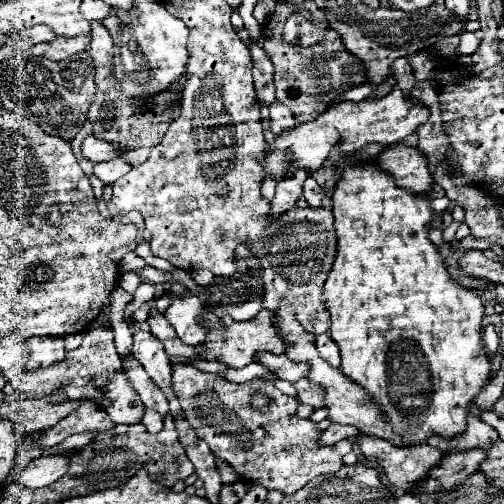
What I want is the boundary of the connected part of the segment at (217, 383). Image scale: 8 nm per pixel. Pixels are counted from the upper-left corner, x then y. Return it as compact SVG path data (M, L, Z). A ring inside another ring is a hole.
M172 365L172 381L176 397L184 409L184 417L204 439L214 457L224 459L250 483L266 489L292 495L310 479L326 473L336 473L342 467L342 457L334 447L320 447L316 423L296 415L298 401L280 393L272 381L254 379L250 383L228 383L216 373L198 371L192 365ZM260 391L268 395L268 411L252 409L252 395Z

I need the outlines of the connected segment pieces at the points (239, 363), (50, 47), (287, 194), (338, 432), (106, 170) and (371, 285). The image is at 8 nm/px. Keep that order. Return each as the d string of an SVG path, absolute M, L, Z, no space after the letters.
M262 309L260 313L256 313L252 319L248 321L234 321L232 317L224 315L220 317L220 323L226 327L226 333L220 333L216 329L212 329L208 333L208 339L202 343L202 345L196 345L194 351L196 355L200 355L200 359L206 359L206 361L220 361L228 367L246 367L248 363L252 363L254 355L256 353L262 353L262 351L268 351L268 353L274 353L274 355L280 355L284 353L286 345L282 343L282 339L278 337L276 333L276 327L272 323L272 313L268 313L266 309Z
M80 35L80 37L56 37L48 43L38 43L32 47L32 55L46 57L52 61L62 61L70 55L76 55L80 51L86 51L90 47L90 35Z
M296 171L294 177L280 179L276 185L276 195L270 201L270 219L278 219L292 207L296 207L296 201L302 197L302 185L308 177L308 171Z
M332 423L326 431L322 431L322 435L320 435L320 443L324 443L324 445L334 445L336 441L340 441L340 439L354 439L358 435L358 431L354 429L354 427L344 427L344 425L336 425L336 423Z
M112 159L106 163L98 163L92 167L92 175L96 175L100 181L104 183L114 183L116 179L120 179L122 175L126 175L132 167L120 159Z
M332 153L330 157L332 163L342 163L344 165L344 173L342 179L338 181L336 189L334 189L334 227L336 227L336 235L338 235L338 255L334 261L334 267L324 283L324 305L328 307L330 315L332 315L332 327L330 327L330 337L336 341L336 345L340 347L340 355L342 355L342 365L340 371L354 383L358 383L368 395L370 399L378 405L378 409L384 413L386 421L394 427L394 431L402 437L402 443L398 447L410 447L410 445L418 445L426 439L430 439L432 435L440 435L444 439L454 439L456 435L462 435L466 431L466 417L470 415L470 405L474 403L474 397L482 391L482 387L490 381L490 357L484 351L484 343L482 343L482 317L484 317L484 307L480 297L474 291L466 291L464 287L456 285L452 281L452 277L448 275L444 261L436 249L436 245L428 239L428 221L432 217L432 207L430 207L430 199L418 199L416 195L412 195L406 189L398 189L396 183L390 179L388 173L384 173L382 169L374 167L372 163L362 163L362 165L346 165L348 157L340 159L340 153Z

